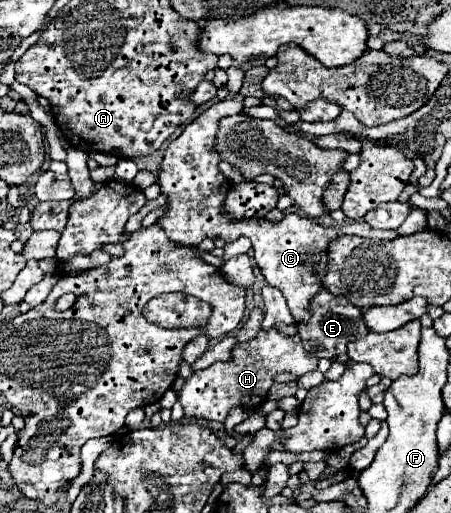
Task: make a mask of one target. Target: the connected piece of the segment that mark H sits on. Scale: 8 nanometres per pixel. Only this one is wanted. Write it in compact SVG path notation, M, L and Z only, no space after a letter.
M271 326L269 330L261 328L249 342L235 344L231 360L215 362L209 368L197 370L191 378L187 378L183 390L179 392L179 402L185 410L185 416L203 416L205 420L225 422L235 406L243 410L259 408L265 402L277 374L291 372L299 378L311 370L317 370L317 358L303 348L303 342L297 334L285 336L275 326Z

